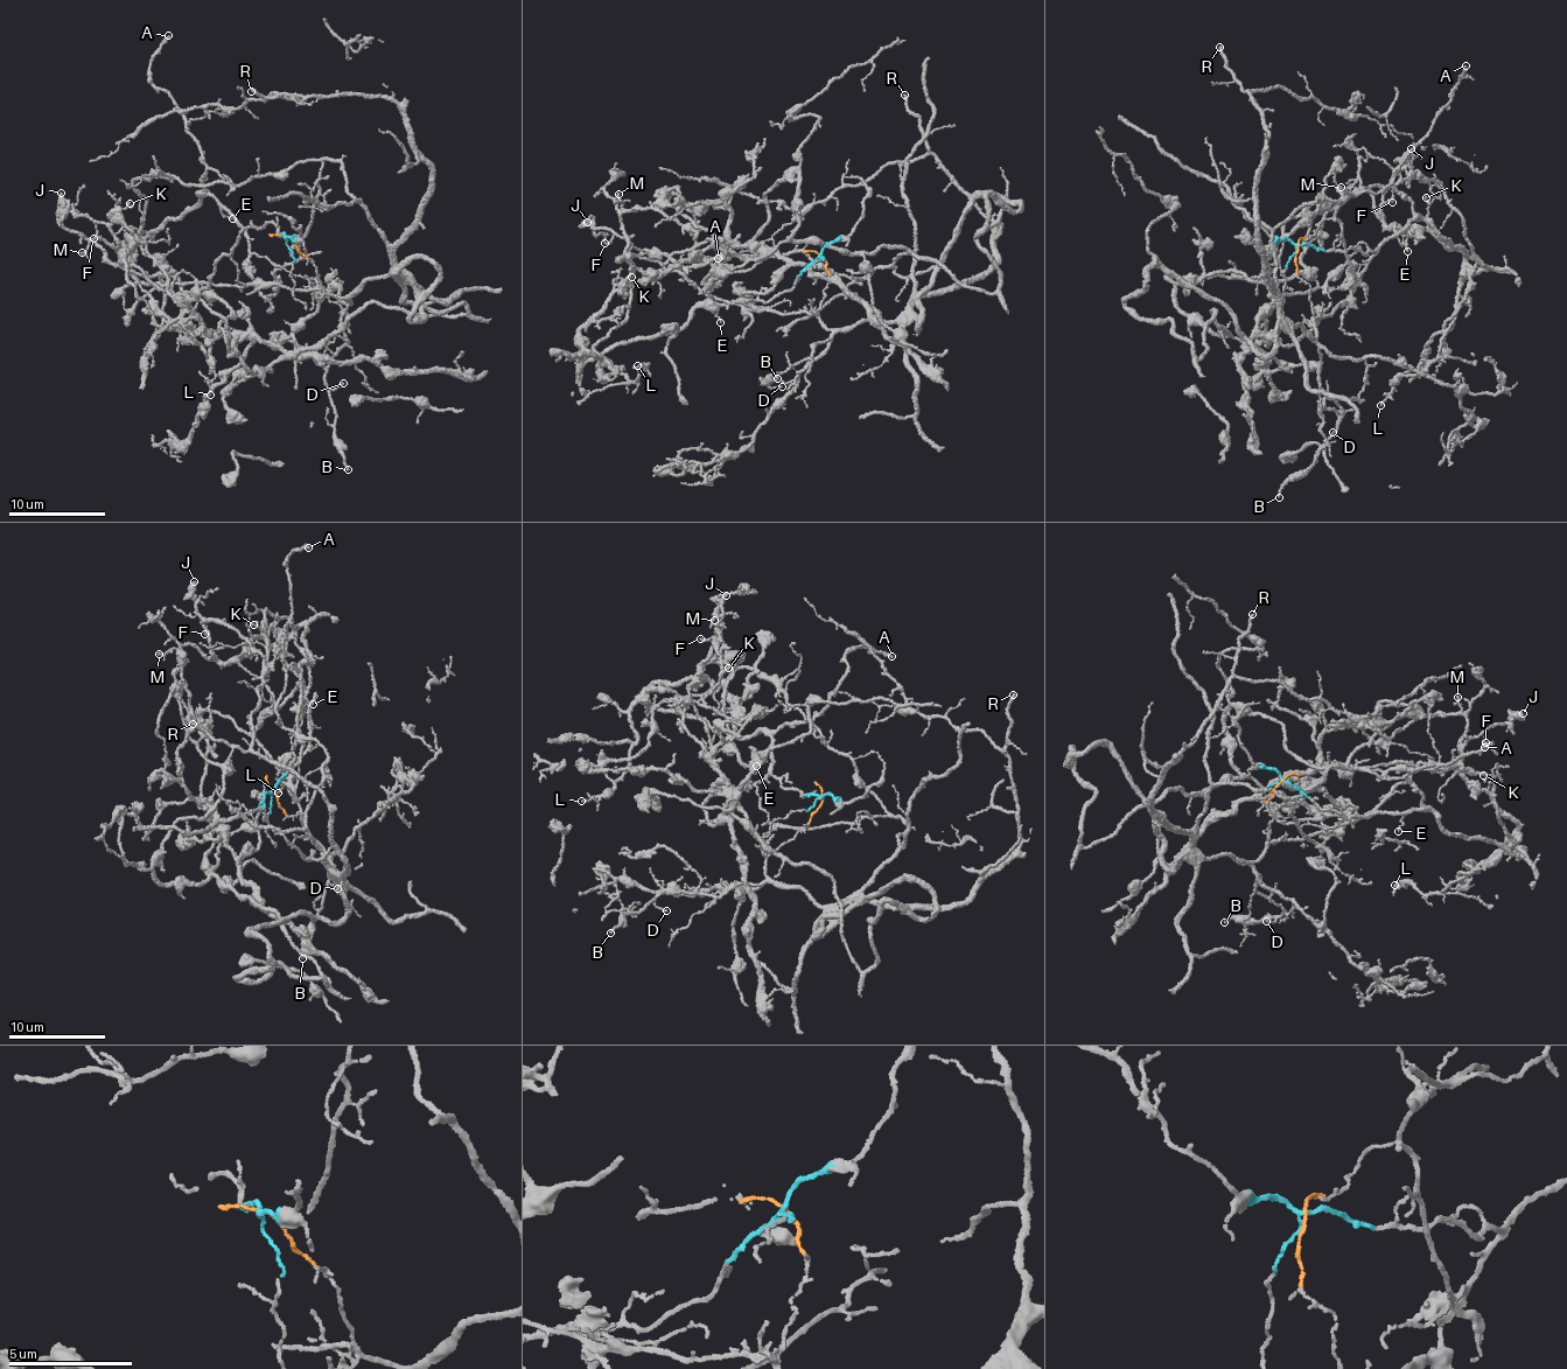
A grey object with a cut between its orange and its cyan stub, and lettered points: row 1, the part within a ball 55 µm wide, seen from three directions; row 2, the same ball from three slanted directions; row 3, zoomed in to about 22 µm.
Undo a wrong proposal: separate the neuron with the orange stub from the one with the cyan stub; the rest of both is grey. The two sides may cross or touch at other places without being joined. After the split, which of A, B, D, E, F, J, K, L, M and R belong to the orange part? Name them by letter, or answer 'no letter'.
B, D, R

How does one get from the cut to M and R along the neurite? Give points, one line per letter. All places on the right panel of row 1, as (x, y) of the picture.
M: (1299, 244), (1366, 255), (1415, 217), (1489, 269), (1470, 269), (1422, 229), (1384, 225), (1370, 193), (1340, 186)
R: (1299, 244), (1298, 276), (1310, 290), (1313, 340), (1281, 314), (1267, 277), (1254, 194), (1270, 131), (1219, 46)

